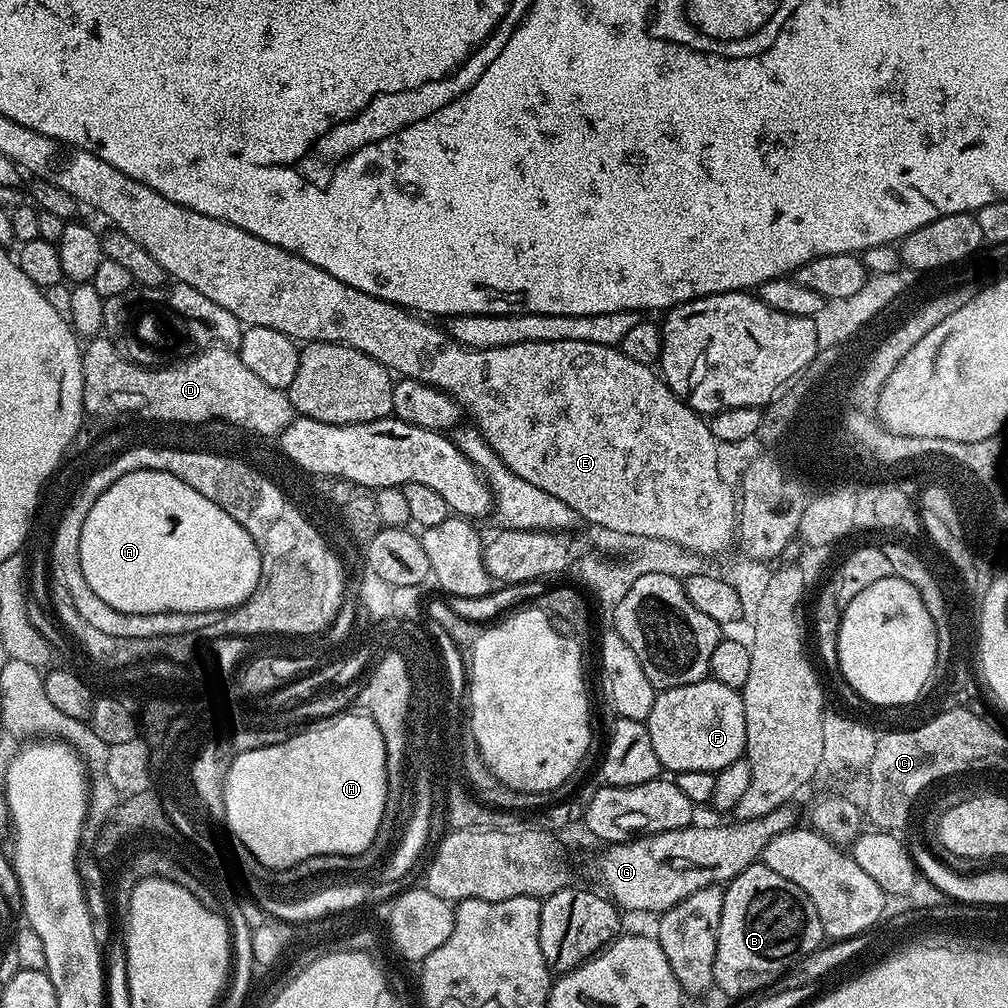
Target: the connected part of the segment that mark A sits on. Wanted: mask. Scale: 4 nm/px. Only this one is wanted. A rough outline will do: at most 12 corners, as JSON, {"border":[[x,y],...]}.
{"border":[[118,478],[82,522],[126,614],[221,614],[254,540],[182,478]]}

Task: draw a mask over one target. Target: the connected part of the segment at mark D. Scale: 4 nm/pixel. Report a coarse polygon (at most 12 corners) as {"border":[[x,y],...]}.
{"border":[[83,345],[92,412],[223,420],[274,432],[290,398],[231,348],[128,368]]}

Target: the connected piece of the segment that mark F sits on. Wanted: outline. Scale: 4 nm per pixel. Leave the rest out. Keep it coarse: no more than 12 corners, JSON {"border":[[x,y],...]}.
{"border":[[705,678],[657,691],[661,769],[718,773],[744,756],[737,689]]}

